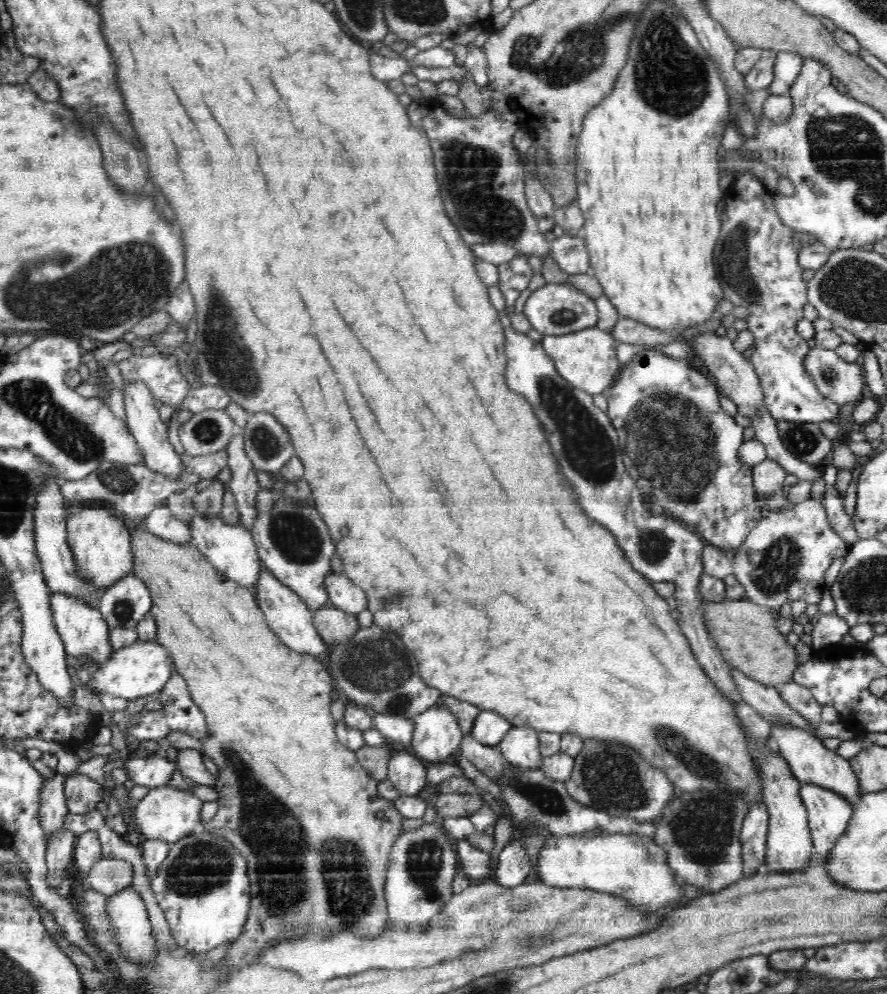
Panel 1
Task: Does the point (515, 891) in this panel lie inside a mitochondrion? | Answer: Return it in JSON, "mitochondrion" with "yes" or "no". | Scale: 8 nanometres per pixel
{"mitochondrion":"no"}

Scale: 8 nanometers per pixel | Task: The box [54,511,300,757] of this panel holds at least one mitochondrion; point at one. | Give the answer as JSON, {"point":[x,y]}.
{"point":[122,610]}

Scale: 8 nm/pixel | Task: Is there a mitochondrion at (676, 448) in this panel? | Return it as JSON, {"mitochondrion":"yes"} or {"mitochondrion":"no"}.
{"mitochondrion":"yes"}

